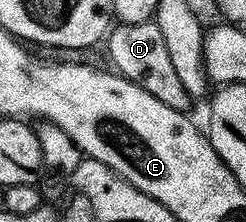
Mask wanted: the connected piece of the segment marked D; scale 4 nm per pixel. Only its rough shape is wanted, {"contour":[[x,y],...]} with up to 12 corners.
{"contour":[[153,21],[118,23],[108,33],[118,76],[190,111],[187,86]]}

